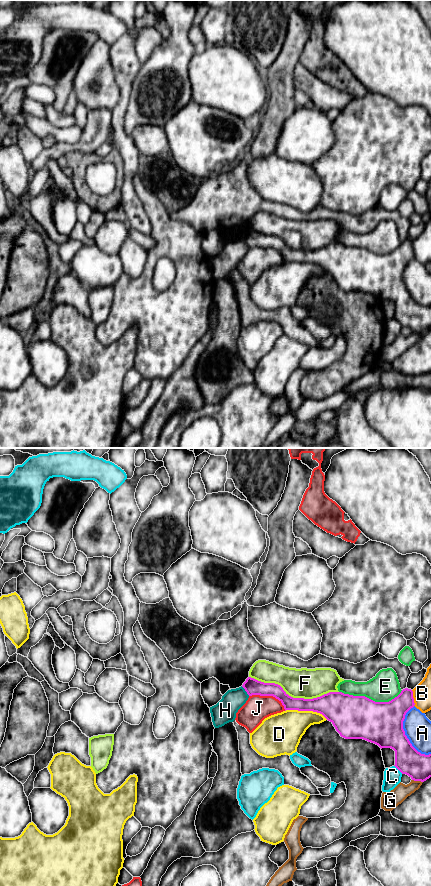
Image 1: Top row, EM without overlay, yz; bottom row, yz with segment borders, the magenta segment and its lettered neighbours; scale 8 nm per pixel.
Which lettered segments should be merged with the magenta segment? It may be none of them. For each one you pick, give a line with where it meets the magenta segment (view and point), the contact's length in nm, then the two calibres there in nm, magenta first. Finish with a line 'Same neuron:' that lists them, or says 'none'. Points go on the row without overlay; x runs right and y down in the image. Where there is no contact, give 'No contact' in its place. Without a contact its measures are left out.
Same neuron: none

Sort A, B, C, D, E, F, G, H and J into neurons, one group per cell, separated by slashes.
A / B / C / D / E / F / G / H / J

